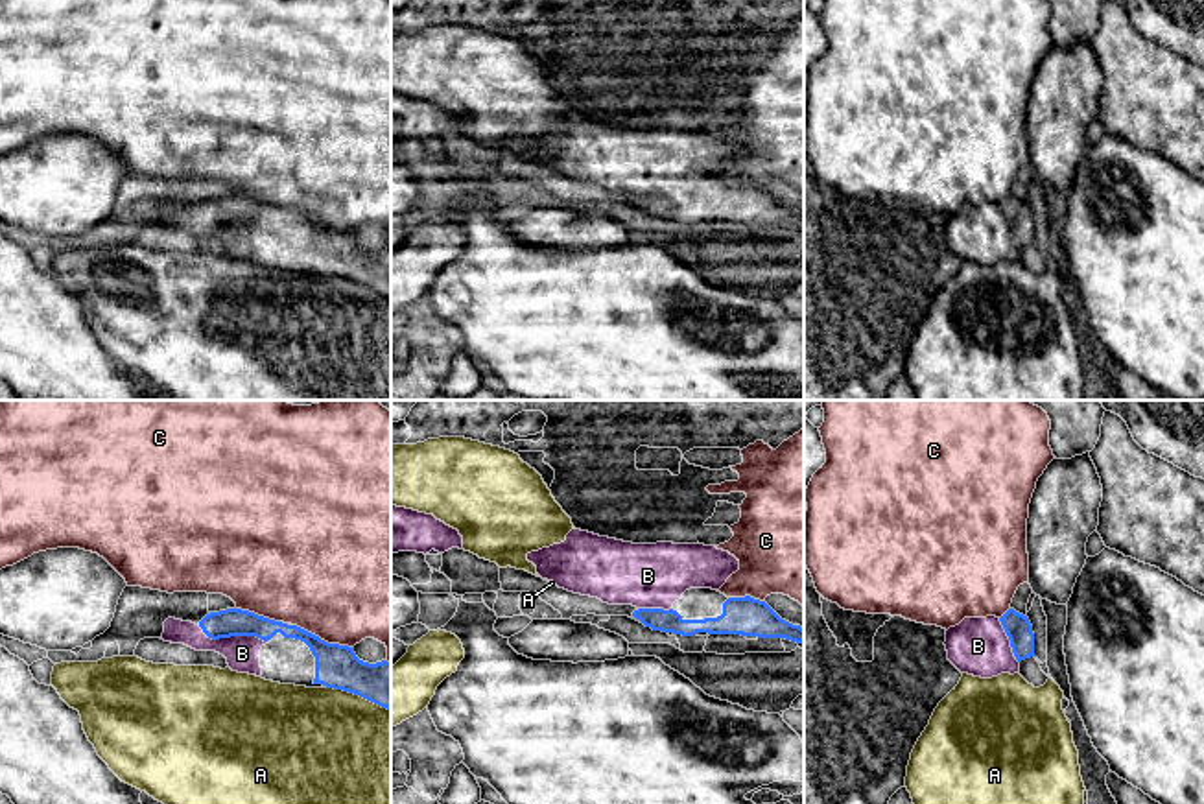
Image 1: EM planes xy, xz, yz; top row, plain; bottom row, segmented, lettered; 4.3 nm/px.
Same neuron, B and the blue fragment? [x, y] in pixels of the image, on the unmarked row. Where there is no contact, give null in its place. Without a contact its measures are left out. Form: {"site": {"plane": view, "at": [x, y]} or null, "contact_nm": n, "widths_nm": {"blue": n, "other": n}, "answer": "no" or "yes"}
{"site": {"plane": "xy", "at": [235, 222]}, "contact_nm": 340, "widths_nm": {"blue": 130, "other": 150}, "answer": "yes"}

